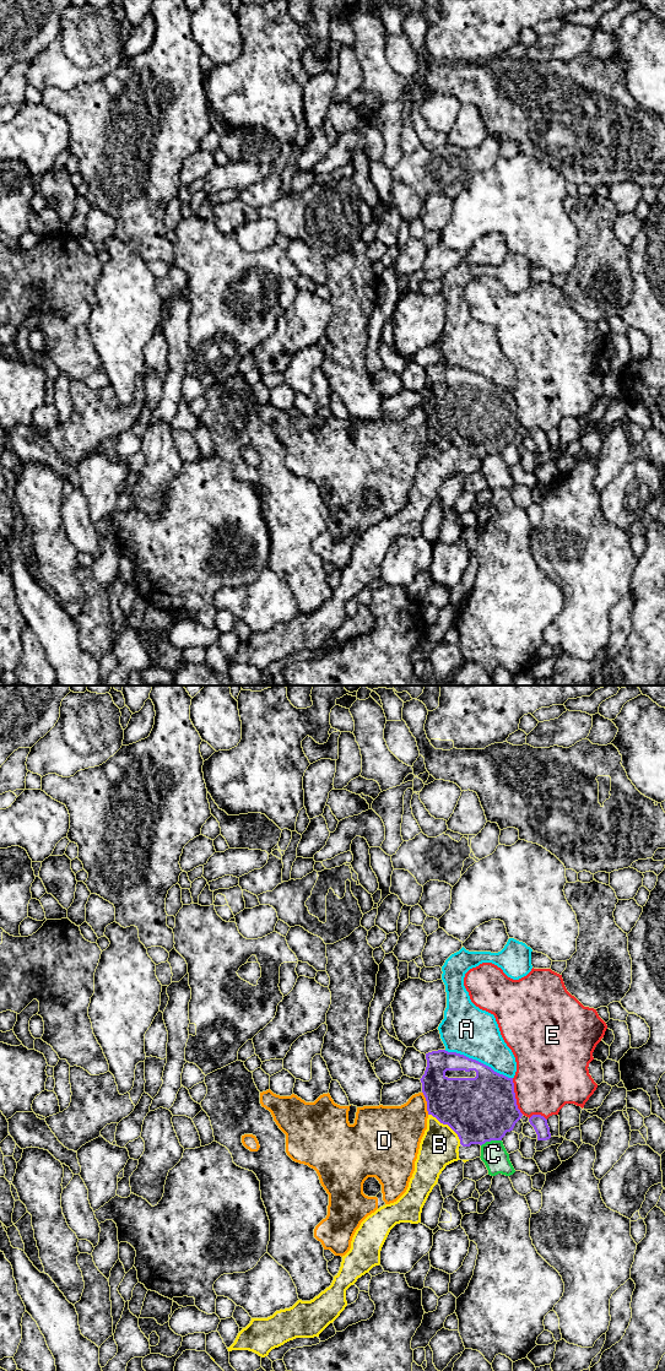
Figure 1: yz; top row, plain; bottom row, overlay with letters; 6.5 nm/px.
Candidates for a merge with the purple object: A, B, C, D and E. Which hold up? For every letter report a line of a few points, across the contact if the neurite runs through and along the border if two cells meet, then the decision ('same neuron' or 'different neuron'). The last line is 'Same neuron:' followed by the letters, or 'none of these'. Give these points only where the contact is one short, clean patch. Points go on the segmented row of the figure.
A: different neuron
B: line yz (481, 1109), (459, 1112), (447, 1123), (447, 1130), (439, 1144); same neuron
C: different neuron
D: different neuron
E: different neuron
Same neuron: B

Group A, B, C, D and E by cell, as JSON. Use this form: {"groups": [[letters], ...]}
{"groups": [["A"], ["B"], ["C"], ["D"], ["E"]]}

